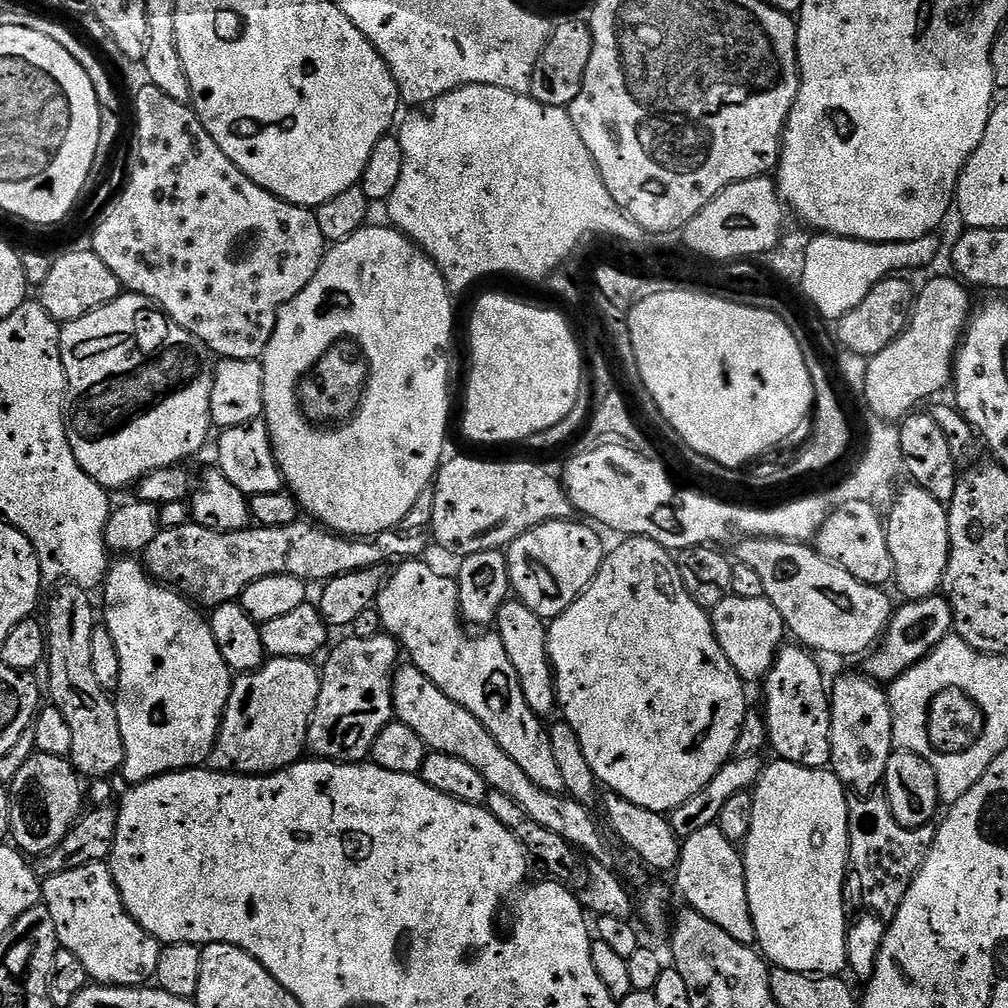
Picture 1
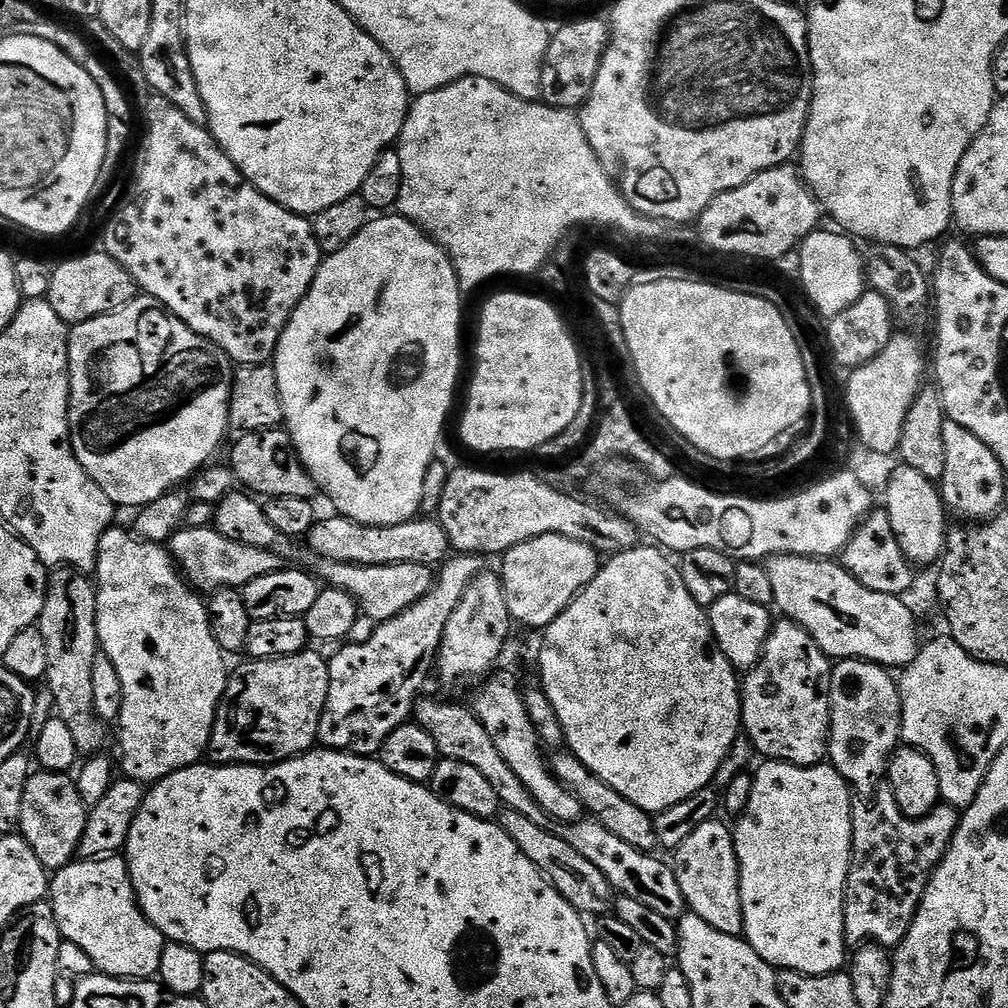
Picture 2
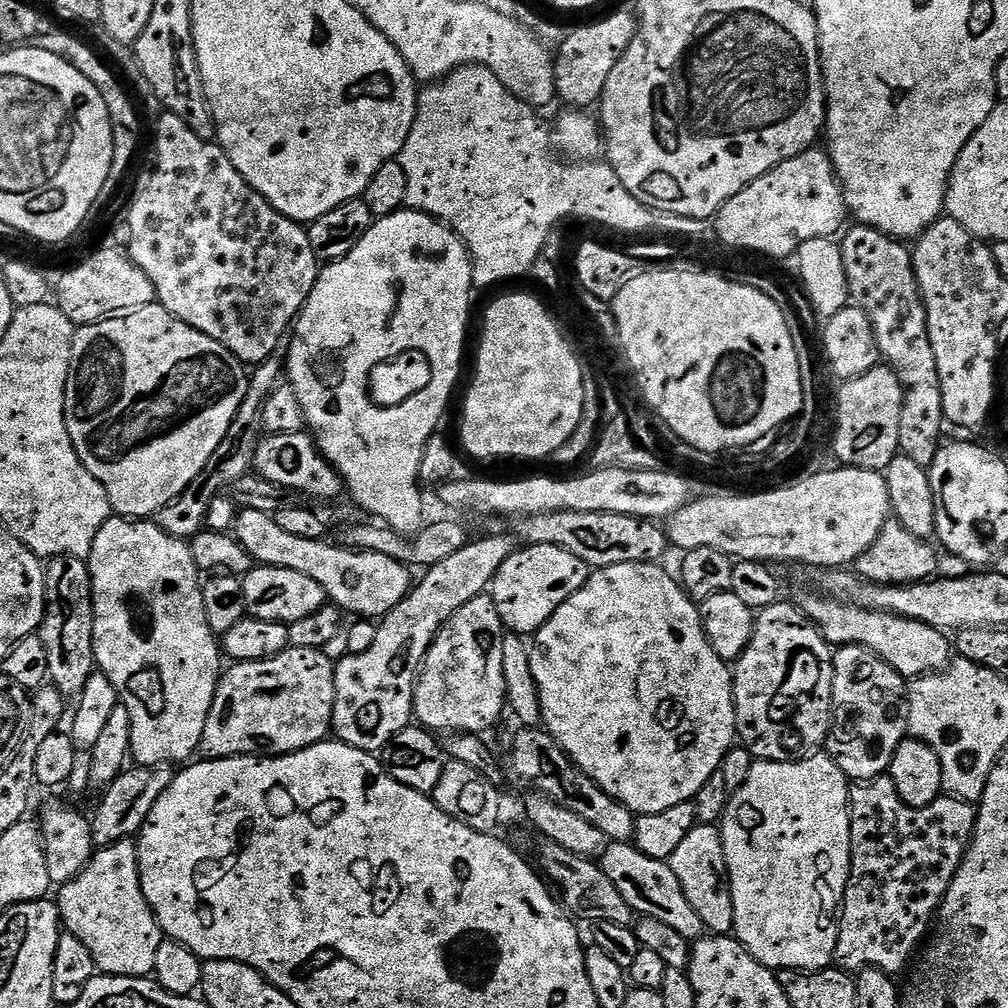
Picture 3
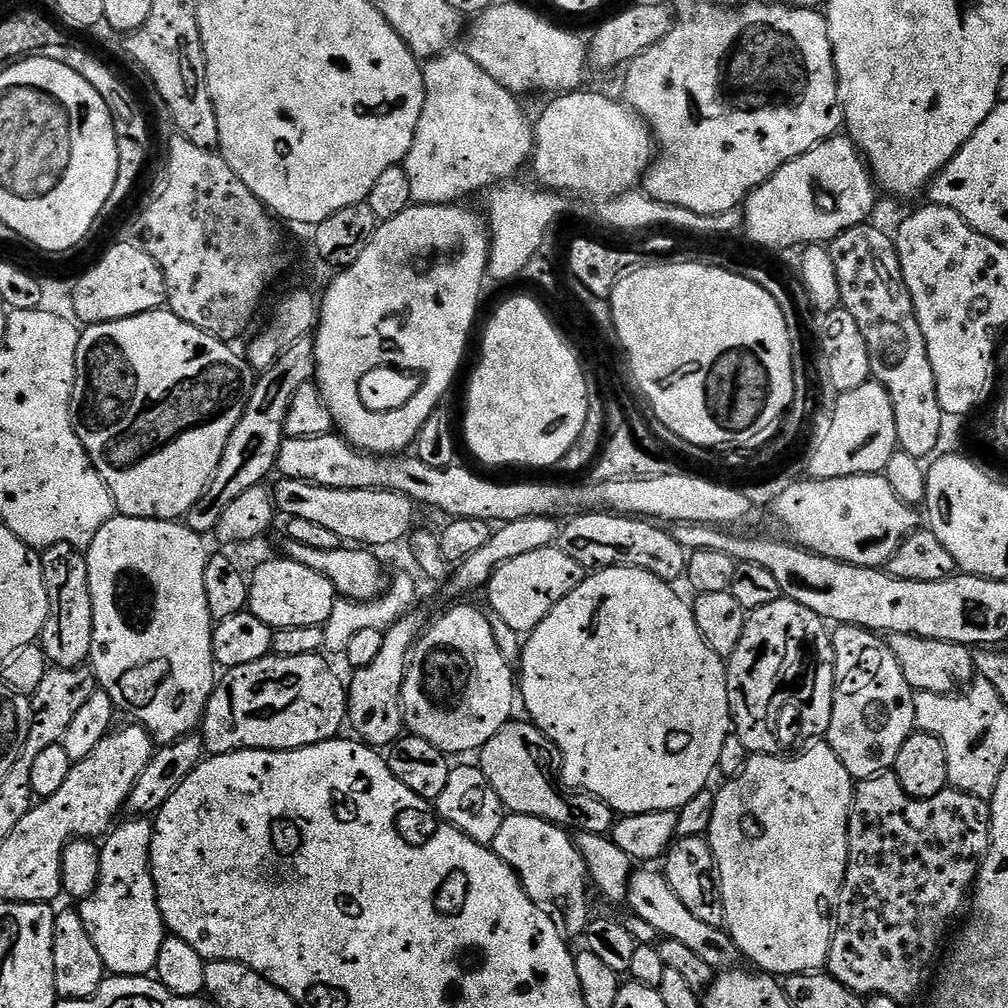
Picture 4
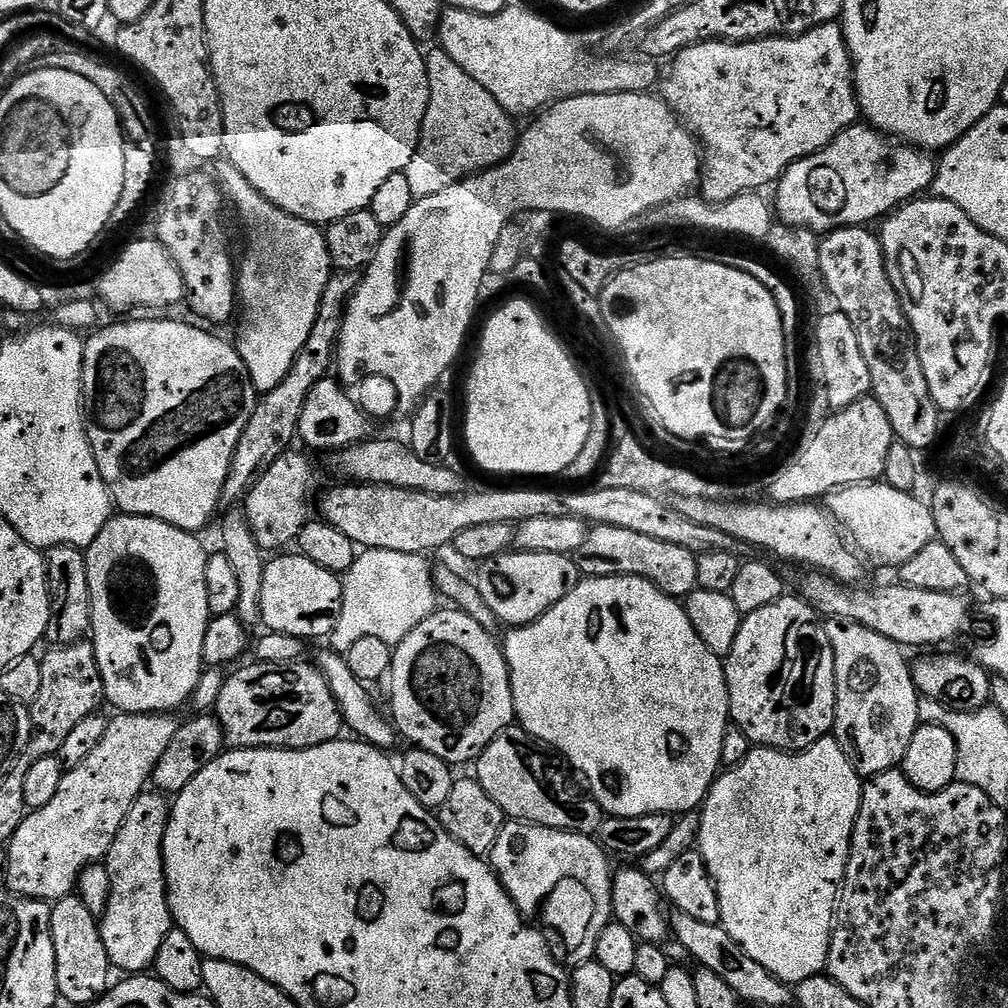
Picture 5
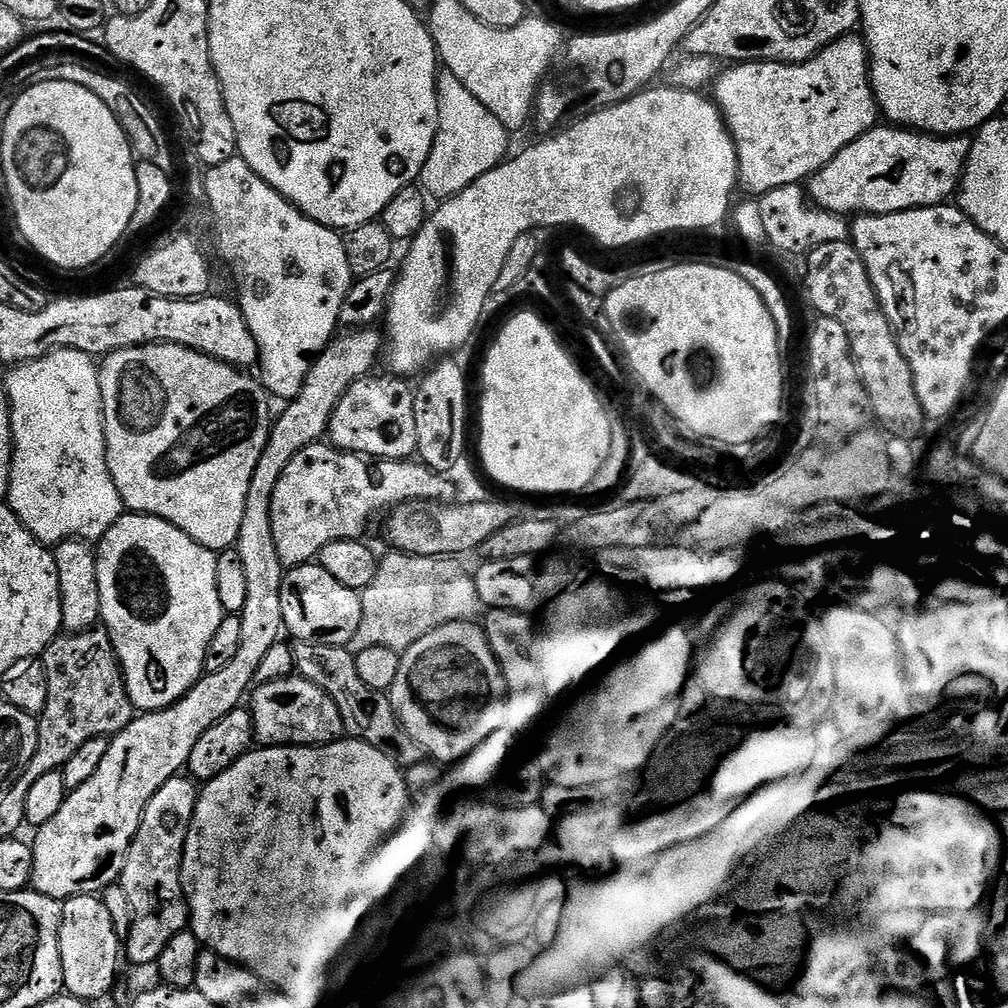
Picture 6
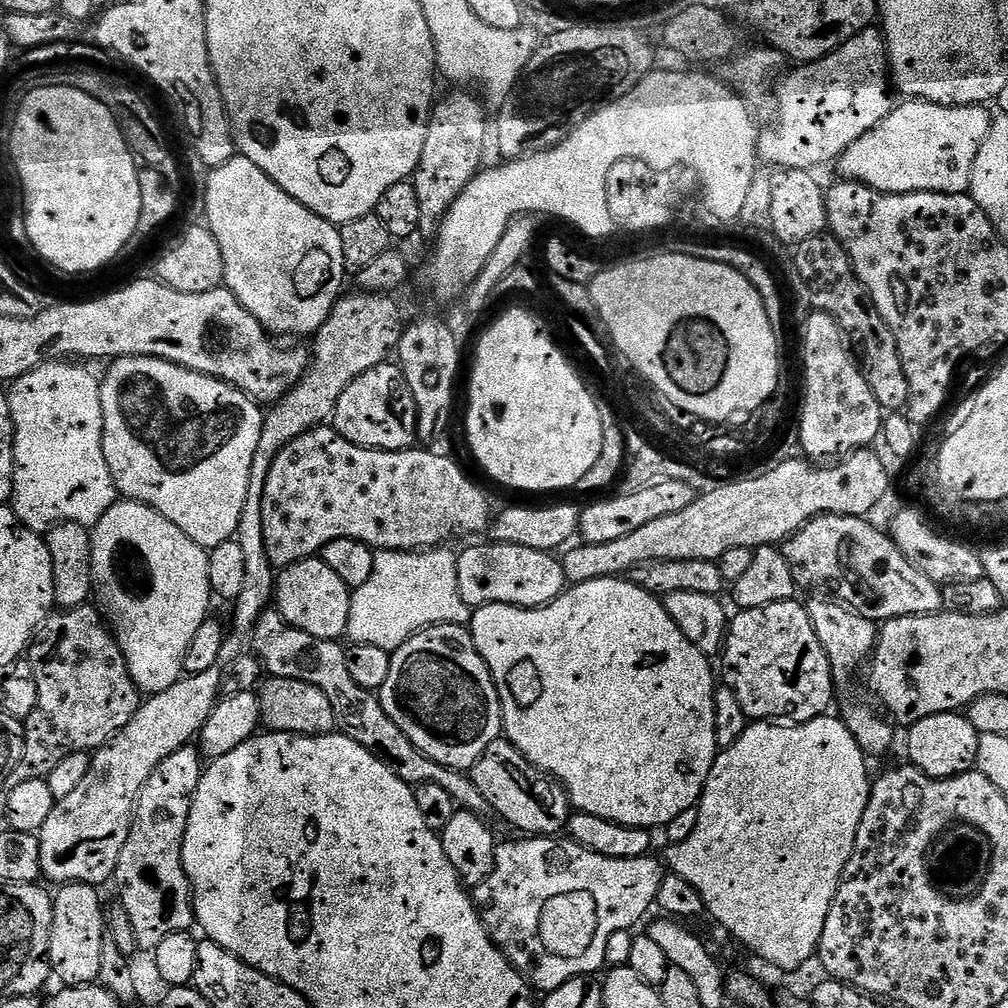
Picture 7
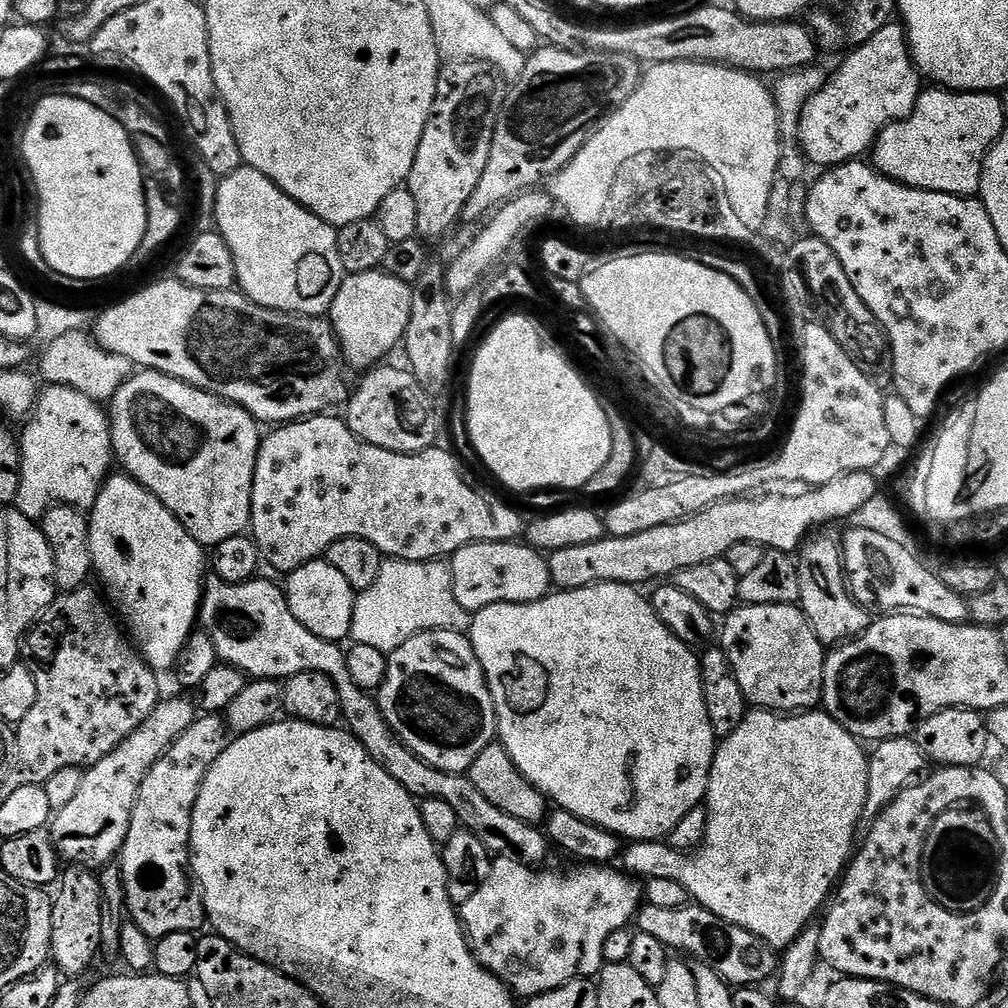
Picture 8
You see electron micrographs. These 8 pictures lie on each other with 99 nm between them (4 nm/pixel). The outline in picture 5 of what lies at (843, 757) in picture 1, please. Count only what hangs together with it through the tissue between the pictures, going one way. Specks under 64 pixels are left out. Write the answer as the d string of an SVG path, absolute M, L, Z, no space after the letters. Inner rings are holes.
M832 618L827 621L830 646L834 650L834 670L836 671L836 726L834 735L842 746L846 758L854 766L861 778L877 776L891 768L900 768L904 762L906 746L914 738L922 721L918 714L921 697L912 681L909 661L904 661L901 645L890 638L870 630L853 620Z

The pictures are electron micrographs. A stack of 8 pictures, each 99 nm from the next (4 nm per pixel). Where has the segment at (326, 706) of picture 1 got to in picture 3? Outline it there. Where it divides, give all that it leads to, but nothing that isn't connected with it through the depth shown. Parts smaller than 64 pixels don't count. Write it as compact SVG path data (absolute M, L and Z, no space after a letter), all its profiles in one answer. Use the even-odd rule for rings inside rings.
M484 536L481 540L469 539L462 550L457 550L452 557L438 562L433 568L423 573L424 577L415 581L414 587L394 610L390 610L376 624L374 642L362 654L344 654L341 660L335 661L336 666L336 693L334 694L334 714L332 715L332 732L335 739L341 744L349 744L363 752L379 753L403 728L409 727L414 720L414 694L416 680L420 677L420 667L424 664L426 654L434 642L442 626L470 598L481 595L491 585L494 574L502 570L502 562L510 558L518 544L508 536Z

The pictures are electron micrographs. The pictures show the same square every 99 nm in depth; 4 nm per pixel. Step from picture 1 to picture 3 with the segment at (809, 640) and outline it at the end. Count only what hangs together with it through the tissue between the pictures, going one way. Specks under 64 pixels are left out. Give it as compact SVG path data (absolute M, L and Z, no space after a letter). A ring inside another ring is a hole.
M812 594L806 607L806 615L813 624L819 628L824 635L824 639L833 646L843 646L845 644L861 644L863 648L869 648L874 654L878 654L890 665L905 681L911 682L917 676L927 676L930 672L939 672L940 669L948 665L949 660L953 659L954 648L941 629L934 626L926 626L922 622L914 622L910 618L901 616L891 616L889 612L875 612L850 604L847 600L837 600L835 596L827 594Z

